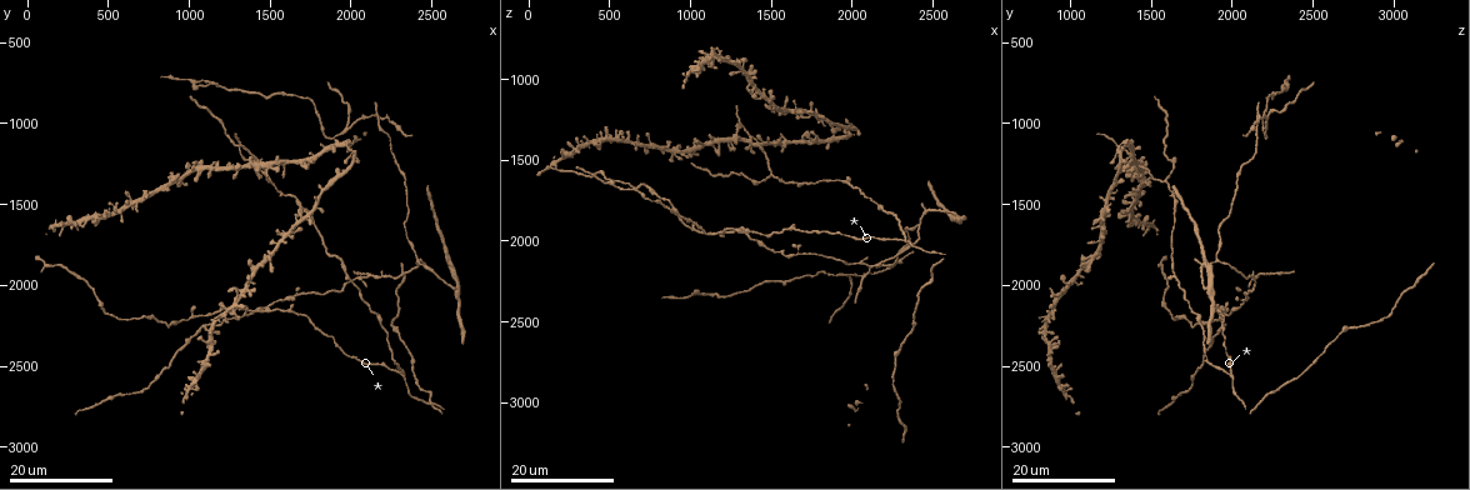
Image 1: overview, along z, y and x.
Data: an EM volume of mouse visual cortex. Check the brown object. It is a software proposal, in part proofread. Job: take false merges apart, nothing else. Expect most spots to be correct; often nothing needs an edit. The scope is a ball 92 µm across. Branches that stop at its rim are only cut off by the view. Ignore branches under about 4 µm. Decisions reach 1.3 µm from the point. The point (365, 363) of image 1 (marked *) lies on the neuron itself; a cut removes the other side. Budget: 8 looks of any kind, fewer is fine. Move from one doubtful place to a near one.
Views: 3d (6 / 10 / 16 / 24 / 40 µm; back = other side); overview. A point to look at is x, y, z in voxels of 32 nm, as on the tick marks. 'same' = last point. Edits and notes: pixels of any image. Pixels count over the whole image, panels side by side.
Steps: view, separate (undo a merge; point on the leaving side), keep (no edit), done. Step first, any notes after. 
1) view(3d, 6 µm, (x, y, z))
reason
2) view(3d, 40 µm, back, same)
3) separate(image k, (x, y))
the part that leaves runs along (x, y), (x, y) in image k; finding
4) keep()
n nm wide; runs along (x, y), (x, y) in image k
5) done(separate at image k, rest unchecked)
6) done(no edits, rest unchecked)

view(3d, 24 µm, (880, 2240, 1780))
calibre changes

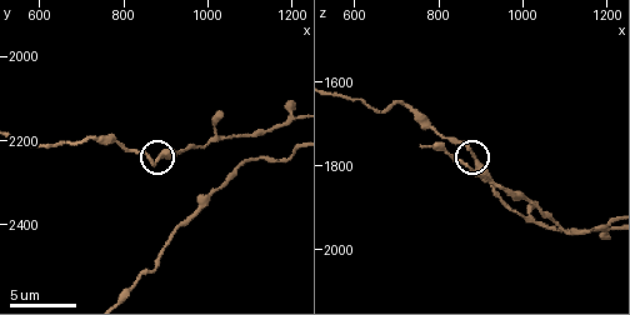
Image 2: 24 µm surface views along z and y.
view(3d, 6 µm, (900, 2235, 1800))

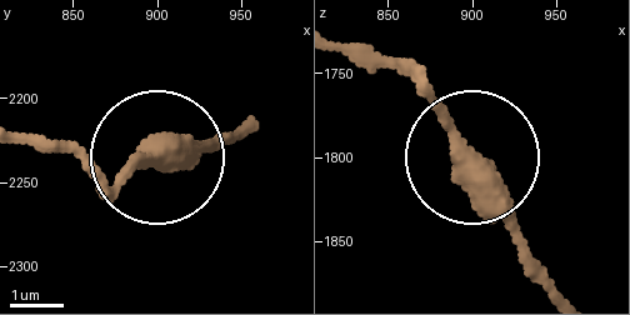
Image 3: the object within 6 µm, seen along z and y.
keep()
one neuron here

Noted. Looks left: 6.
view(3d, 10 µm, (725, 2200, 1665))
sudden change in width

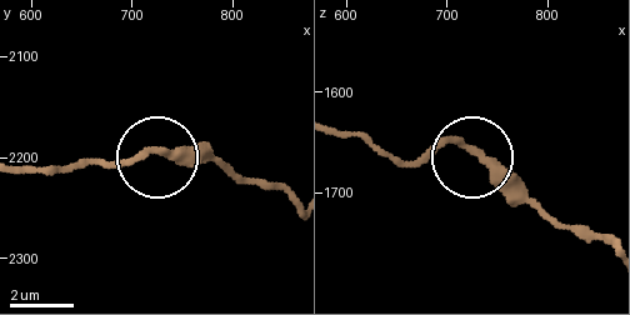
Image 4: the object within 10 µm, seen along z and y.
keep()
continuous, no second neuron

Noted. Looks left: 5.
view(3d, 24 µm, (440, 2100, 1580))
calibre changes

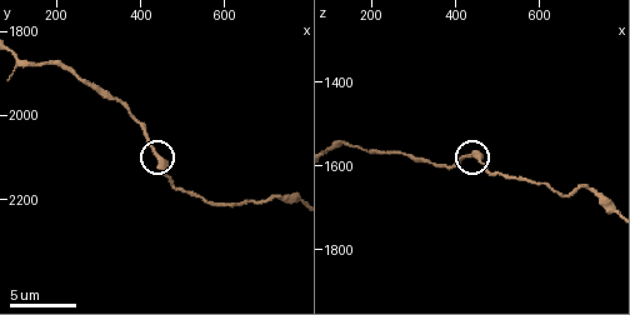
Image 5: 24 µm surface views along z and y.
view(3d, 10 µm, (450, 2110, 1575))

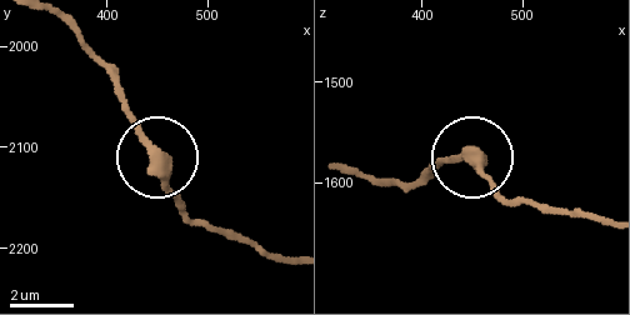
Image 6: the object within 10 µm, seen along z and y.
keep()
runs along (609, 223), (513, 204), (469, 158), (434, 166) in image 6; all the same neuron

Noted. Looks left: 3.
view(3d, 24 µm, (1500, 1340, 1600))
branch point

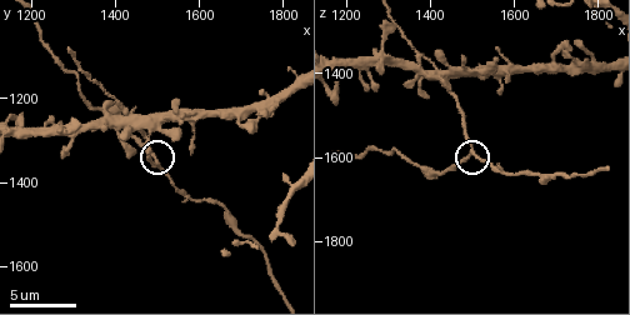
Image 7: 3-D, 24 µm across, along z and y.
view(3d, 6 µm, (1495, 1350, 1590))

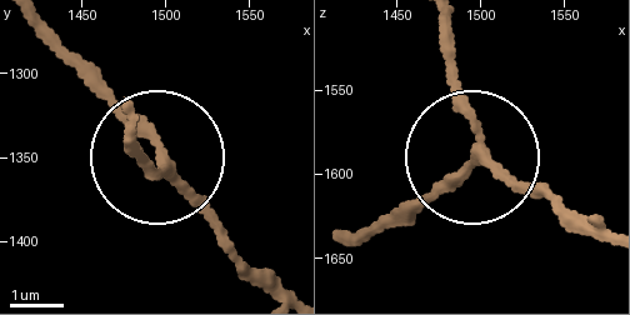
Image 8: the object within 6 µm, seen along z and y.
keep()
3 arms; runs along (585, 233), (478, 160), (401, 223) in image 8; one neuron here

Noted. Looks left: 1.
done(no edits, rest unchecked)

